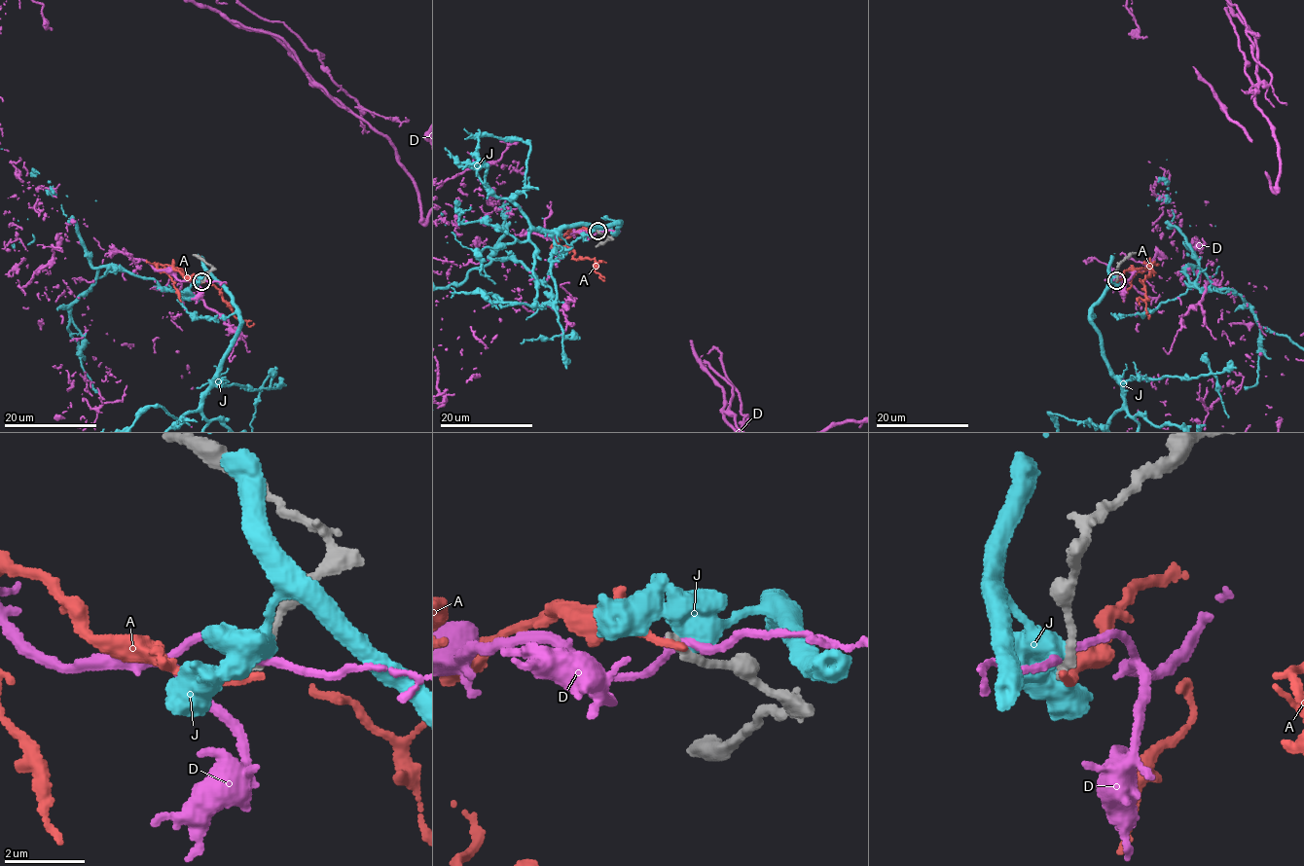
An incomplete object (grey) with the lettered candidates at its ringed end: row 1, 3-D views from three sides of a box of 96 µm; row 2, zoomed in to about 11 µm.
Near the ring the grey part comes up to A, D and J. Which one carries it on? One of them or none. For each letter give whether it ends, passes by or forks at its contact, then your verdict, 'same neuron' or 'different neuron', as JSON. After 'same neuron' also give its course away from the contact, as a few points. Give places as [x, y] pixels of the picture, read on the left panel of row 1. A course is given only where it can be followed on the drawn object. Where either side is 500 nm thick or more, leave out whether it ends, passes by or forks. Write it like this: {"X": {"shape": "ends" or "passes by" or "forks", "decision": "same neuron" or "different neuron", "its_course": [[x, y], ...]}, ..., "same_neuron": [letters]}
{"A": {"shape": "ends", "decision": "different neuron"}, "D": {"shape": "passes by", "decision": "different neuron"}, "J": {"decision": "different neuron"}, "same_neuron": []}

